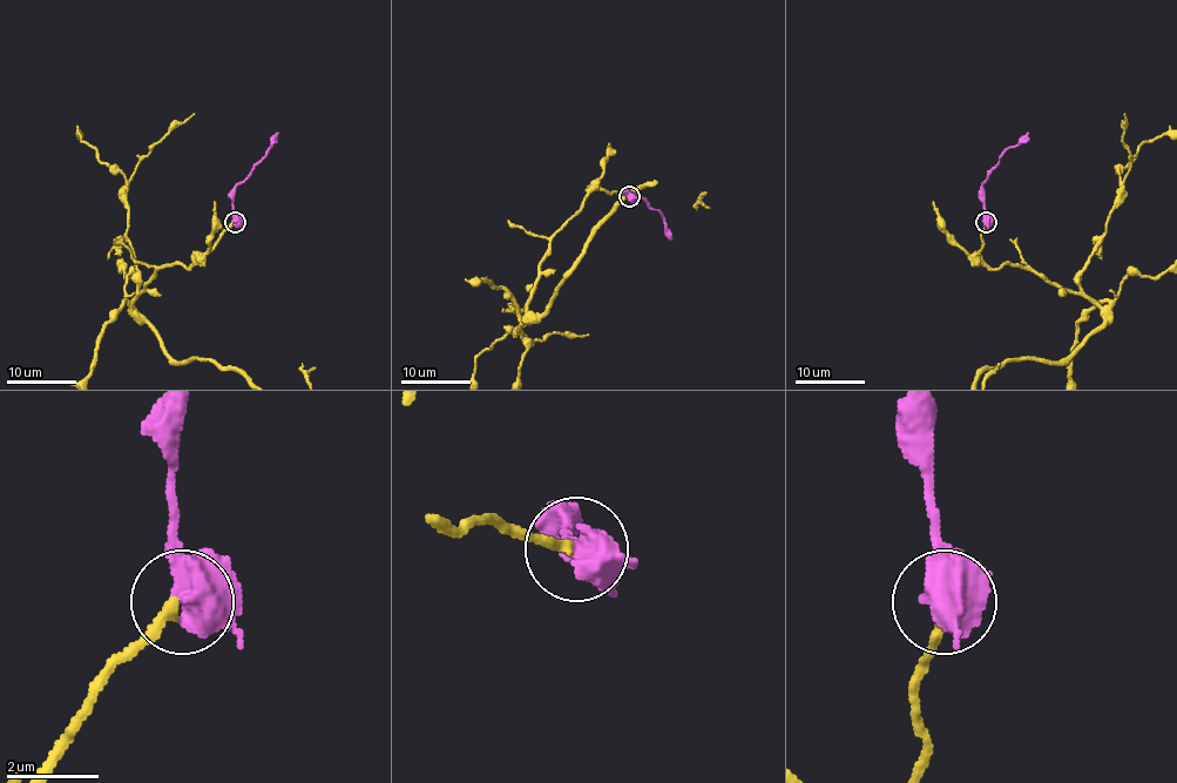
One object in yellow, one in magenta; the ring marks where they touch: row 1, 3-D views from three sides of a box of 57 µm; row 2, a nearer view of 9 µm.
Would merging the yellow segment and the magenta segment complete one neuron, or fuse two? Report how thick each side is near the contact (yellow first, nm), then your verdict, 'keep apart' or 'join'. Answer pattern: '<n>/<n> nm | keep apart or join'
220/600 nm | join

